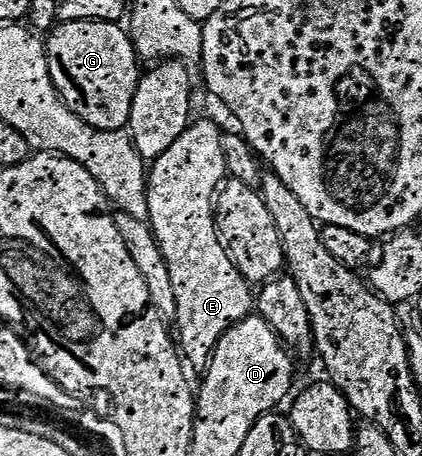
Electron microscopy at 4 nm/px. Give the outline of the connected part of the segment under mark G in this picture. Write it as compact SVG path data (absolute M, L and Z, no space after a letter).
M60 22L47 35L46 38L46 61L48 63L48 71L50 72L50 80L54 80L54 88L60 93L60 99L76 113L86 124L90 124L95 130L124 130L128 126L130 120L130 112L134 104L134 92L138 88L142 77L141 59L136 53L136 46L132 43L132 35L127 29L123 30L123 25L115 22Z

